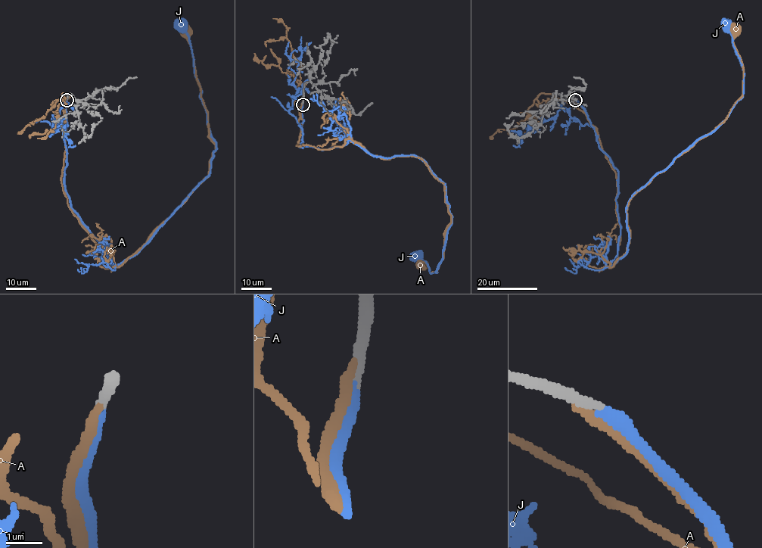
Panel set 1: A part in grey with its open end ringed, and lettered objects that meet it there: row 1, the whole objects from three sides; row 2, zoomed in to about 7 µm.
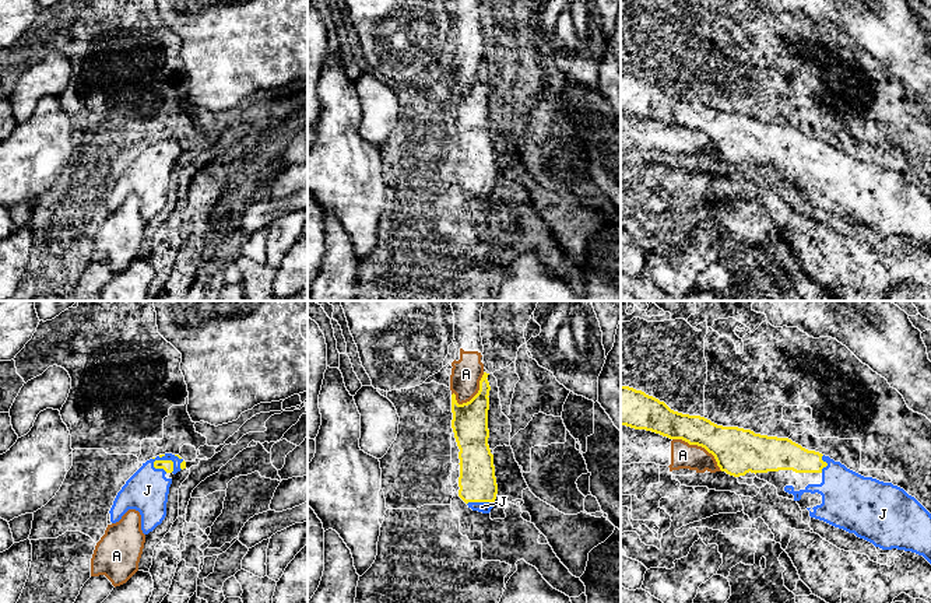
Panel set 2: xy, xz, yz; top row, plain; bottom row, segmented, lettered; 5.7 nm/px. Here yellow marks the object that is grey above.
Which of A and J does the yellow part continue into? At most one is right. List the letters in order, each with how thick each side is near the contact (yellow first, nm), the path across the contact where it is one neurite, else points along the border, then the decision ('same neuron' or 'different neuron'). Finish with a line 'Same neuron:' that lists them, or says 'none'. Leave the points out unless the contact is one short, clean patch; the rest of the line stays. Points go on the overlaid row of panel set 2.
A: 260/140 nm | different neuron
J: 60/240 nm | across xy (167, 465), (167, 460), (154, 462), (147, 490) | same neuron
Same neuron: J

